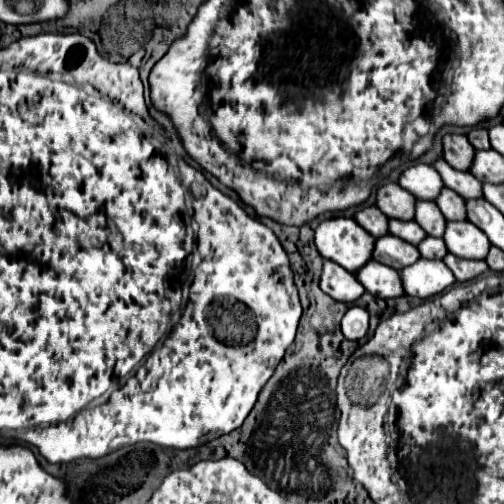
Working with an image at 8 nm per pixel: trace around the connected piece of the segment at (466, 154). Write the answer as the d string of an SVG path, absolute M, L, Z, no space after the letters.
M444 136L444 160L456 168L456 170L470 170L472 160L474 160L476 150L472 148L472 144L468 142L466 136Z

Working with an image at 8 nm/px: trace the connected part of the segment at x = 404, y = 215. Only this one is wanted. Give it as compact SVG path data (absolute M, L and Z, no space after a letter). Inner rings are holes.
M386 184L378 190L376 206L388 216L396 220L414 220L416 198L398 184Z

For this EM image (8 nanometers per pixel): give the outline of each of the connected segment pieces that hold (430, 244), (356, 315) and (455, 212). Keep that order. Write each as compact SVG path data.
M432 236L424 238L424 242L418 244L418 250L420 250L420 254L422 254L424 258L430 258L430 260L432 260L432 258L442 260L444 254L448 254L448 248L446 248L444 240L442 240L442 238L432 238Z
M352 306L342 318L342 332L348 340L360 340L368 332L368 312L360 306Z
M444 188L444 192L440 192L436 204L448 220L466 220L466 200L460 198L454 190Z

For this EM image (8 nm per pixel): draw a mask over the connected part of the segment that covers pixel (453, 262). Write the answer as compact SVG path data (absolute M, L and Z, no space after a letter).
M448 254L444 258L444 264L454 272L458 282L468 282L468 280L472 280L488 270L488 264L484 260L464 260L464 258L458 258L454 254Z

